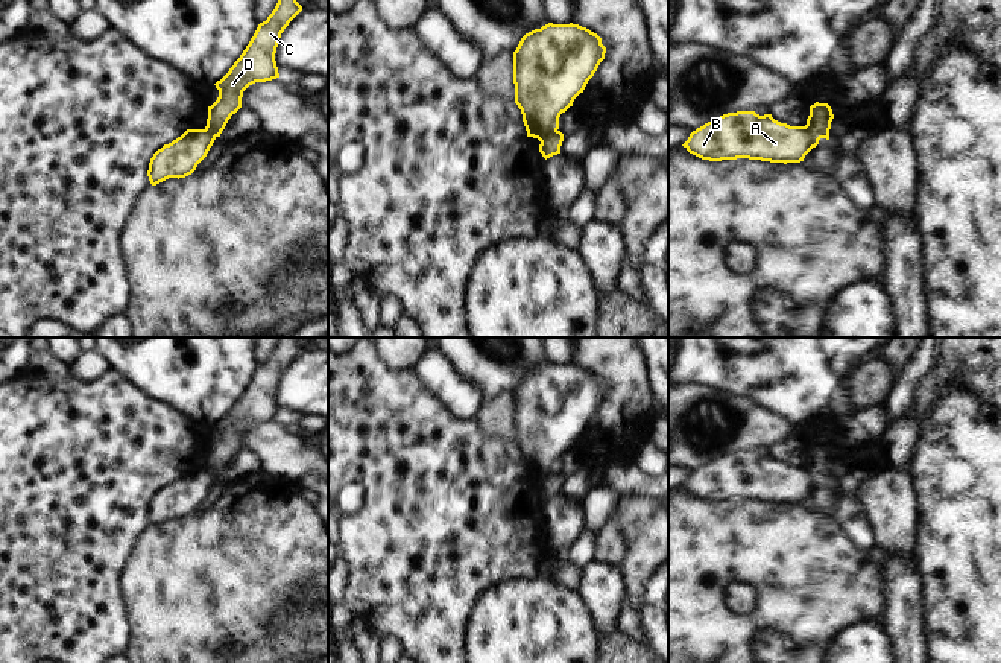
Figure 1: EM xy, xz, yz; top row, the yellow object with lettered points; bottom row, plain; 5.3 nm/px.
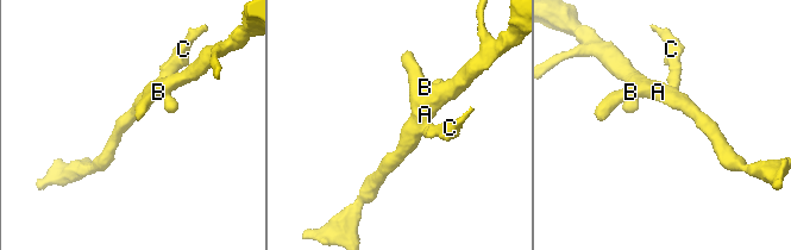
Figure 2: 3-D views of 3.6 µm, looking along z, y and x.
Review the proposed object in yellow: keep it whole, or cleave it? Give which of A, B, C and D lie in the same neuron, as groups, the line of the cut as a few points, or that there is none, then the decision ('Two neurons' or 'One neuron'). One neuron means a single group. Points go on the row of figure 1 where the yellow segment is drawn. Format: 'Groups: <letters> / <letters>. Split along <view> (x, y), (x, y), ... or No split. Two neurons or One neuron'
Groups: A B / C D. Split along xz (556, 130), (550, 131), (541, 143). Two neurons

